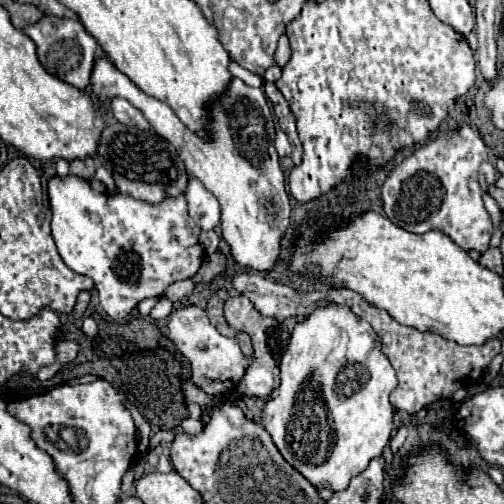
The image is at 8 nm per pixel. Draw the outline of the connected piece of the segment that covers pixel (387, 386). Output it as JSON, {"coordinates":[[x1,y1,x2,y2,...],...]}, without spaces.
{"coordinates":[[329,304,317,308,303,324,295,326,279,370,281,386,279,392,273,390,265,402,261,426,269,432,281,456,315,488,329,488,333,492,345,490,353,476,361,474,373,458,381,456,393,430,395,410,389,402,389,394,397,386,397,376,389,360,381,354,377,334,369,322,357,318,347,306]]}

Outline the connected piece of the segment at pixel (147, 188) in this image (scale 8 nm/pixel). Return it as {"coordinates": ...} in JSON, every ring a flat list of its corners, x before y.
{"coordinates":[[107,124,101,132,95,162,101,164,115,180,119,194,157,204,167,196,179,196,185,192,189,176,177,156,175,148,167,144,155,130,137,130,125,124]]}

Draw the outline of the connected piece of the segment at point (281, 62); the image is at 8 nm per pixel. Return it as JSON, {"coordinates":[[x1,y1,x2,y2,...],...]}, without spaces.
{"coordinates":[[283,34,283,36,279,36,279,46,277,46,275,51,274,61,279,67,283,68,283,66,289,61,290,57,290,42,286,34]]}

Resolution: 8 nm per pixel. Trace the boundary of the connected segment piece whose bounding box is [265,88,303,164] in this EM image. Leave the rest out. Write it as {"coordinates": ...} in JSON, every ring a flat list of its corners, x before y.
{"coordinates":[[265,88,265,94,273,104,273,110,275,110,275,116,279,120,281,130,289,136,289,142,293,146,293,162,299,164,301,156,303,156,303,148,301,148,301,142,299,142,299,136,295,130,295,116,289,108,289,102,283,98,283,94,277,88]]}

